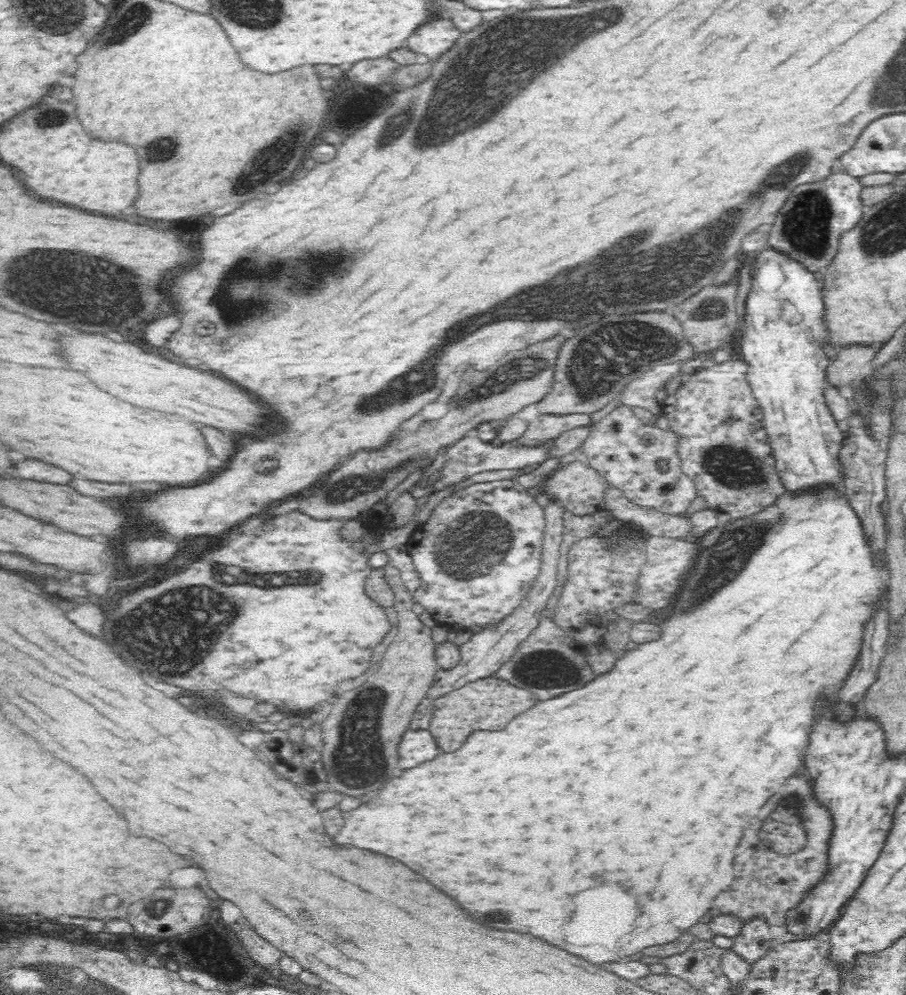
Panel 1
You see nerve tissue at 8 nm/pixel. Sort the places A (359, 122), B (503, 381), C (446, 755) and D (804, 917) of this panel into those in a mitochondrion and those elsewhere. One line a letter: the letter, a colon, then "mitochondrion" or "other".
A: mitochondrion
B: mitochondrion
C: other
D: mitochondrion

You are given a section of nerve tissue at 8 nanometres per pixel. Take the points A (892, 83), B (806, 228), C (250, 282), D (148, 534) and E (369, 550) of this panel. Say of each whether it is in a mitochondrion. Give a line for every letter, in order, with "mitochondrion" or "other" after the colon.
A: mitochondrion
B: mitochondrion
C: mitochondrion
D: other
E: other

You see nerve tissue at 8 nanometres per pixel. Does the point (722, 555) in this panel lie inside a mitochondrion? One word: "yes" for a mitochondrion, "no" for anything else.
yes

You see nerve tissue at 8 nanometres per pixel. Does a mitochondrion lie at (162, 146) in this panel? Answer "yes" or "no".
yes

